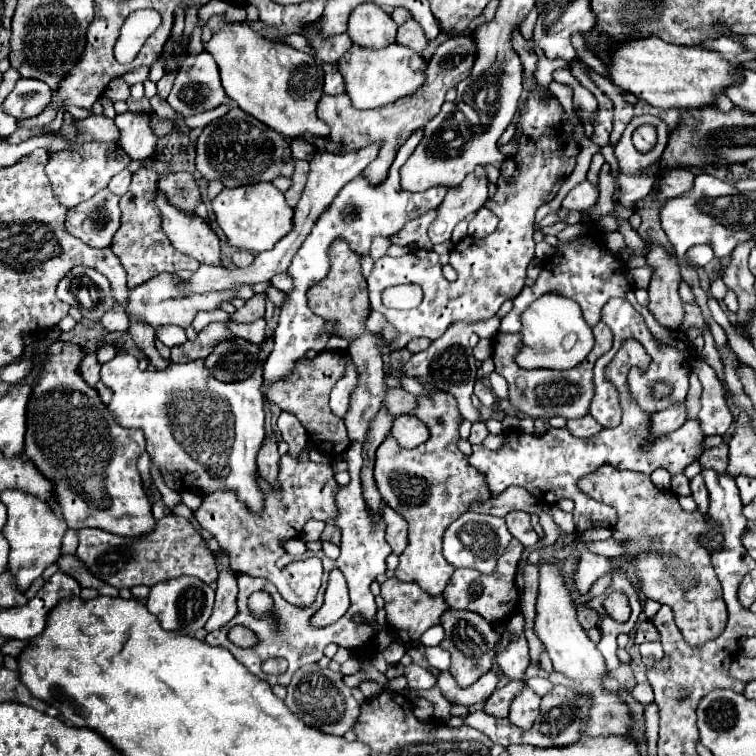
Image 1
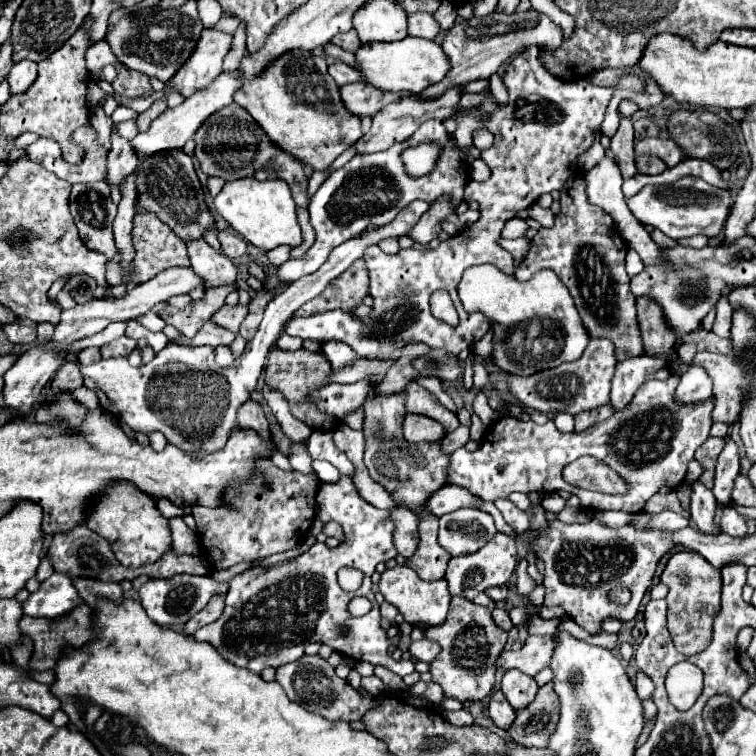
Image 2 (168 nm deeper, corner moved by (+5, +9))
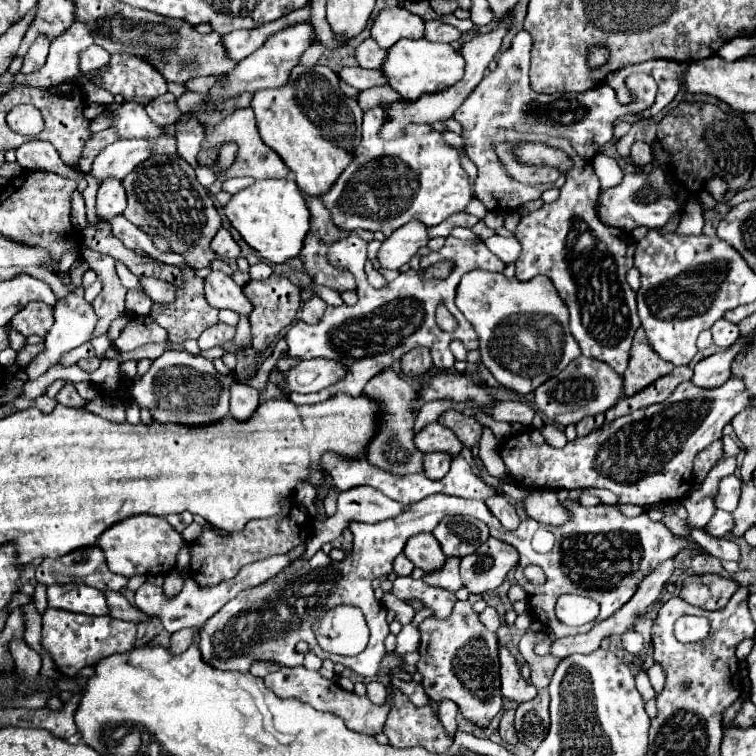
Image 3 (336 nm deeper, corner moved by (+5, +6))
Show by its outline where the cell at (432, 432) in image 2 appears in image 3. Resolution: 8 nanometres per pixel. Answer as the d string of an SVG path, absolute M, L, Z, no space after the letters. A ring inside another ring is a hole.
M430 423L422 433L414 435L414 443L422 453L442 451L450 457L458 457L462 453L462 443L458 441L458 437L440 423Z

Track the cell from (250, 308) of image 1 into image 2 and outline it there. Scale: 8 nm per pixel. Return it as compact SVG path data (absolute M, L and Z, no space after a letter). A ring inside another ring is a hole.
M224 304L224 306L212 316L212 320L214 320L218 326L222 326L222 328L228 328L228 330L232 330L232 332L238 332L238 328L240 328L246 312L248 312L248 306L244 306L244 304L236 304L236 306L226 306L226 304Z

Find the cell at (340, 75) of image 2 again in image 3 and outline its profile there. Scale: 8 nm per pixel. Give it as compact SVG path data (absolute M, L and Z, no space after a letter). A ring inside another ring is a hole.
M346 67L346 69L342 69L340 79L346 81L348 85L356 87L358 91L388 85L384 71L370 71L370 69L362 69L362 67Z

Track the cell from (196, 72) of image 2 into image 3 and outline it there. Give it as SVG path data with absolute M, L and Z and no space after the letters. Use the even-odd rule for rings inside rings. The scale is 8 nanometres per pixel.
M290 15L278 19L278 21L272 21L268 25L262 25L262 27L256 27L256 29L242 29L242 31L232 31L228 35L224 35L222 39L226 41L226 49L230 51L230 57L236 59L236 61L242 61L246 59L248 55L252 55L256 49L260 49L266 39L270 35L274 35L276 31L282 31L286 29L288 25L292 25L294 19Z

